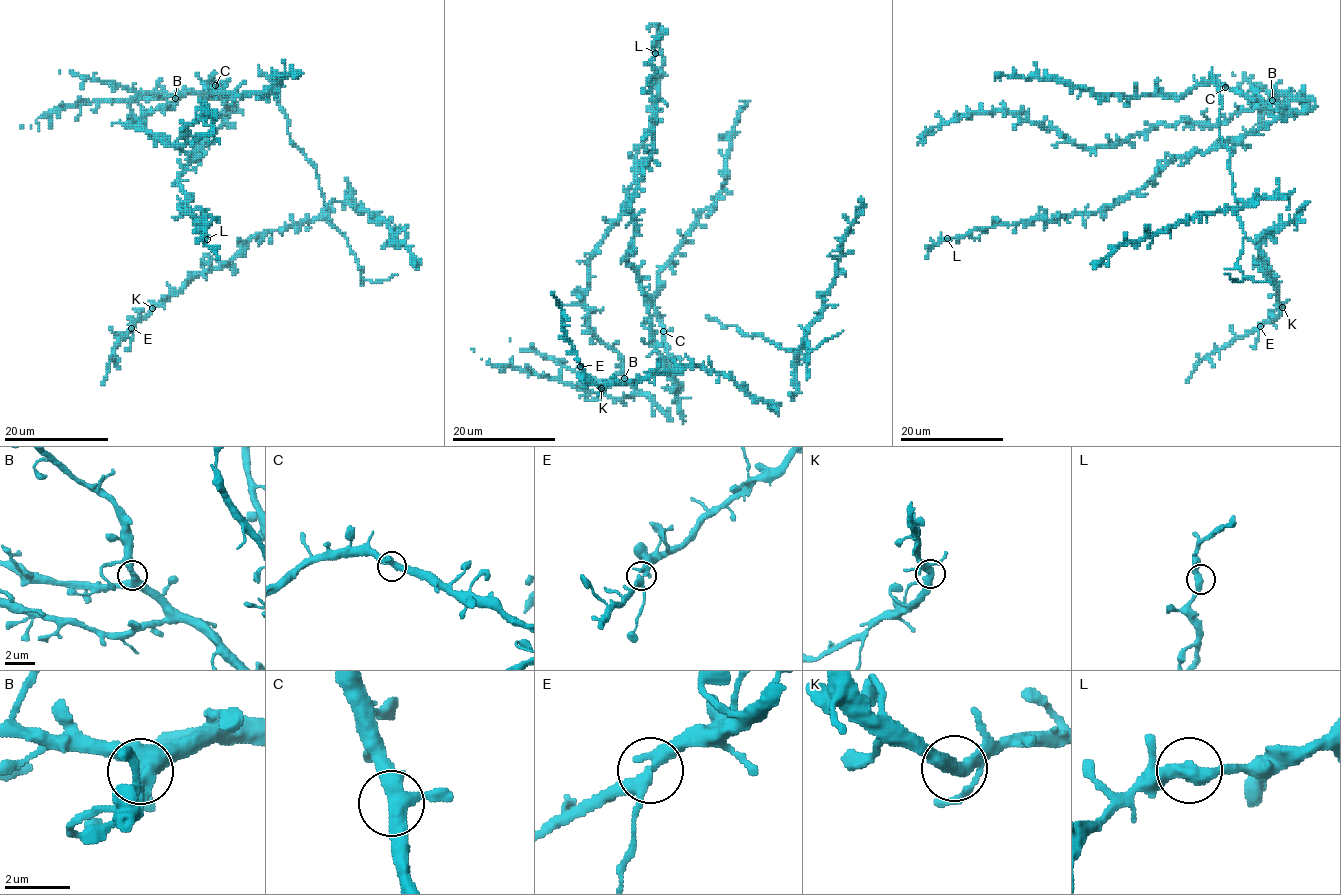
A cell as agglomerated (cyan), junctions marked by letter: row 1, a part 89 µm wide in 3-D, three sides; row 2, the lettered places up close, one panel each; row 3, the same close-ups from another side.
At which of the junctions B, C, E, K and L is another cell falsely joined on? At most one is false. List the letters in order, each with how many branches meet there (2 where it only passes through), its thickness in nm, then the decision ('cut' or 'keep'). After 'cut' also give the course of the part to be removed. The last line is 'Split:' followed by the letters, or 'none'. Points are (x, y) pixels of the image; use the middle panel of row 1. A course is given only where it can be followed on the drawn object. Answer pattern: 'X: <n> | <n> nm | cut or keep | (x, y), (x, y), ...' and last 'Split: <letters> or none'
B: 3 | 400 nm | keep
C: 3 | 400 nm | keep
E: 3 | 360 nm | keep
K: 3 | 320 nm | keep
L: 3 | 340 nm | keep
Split: none

